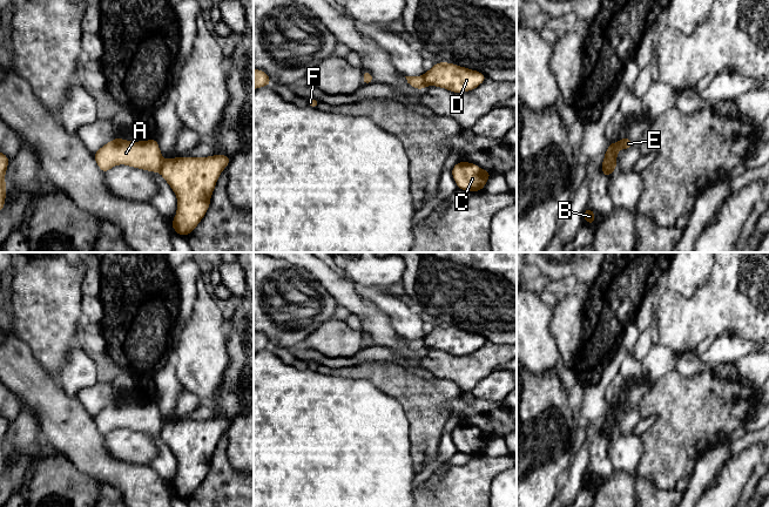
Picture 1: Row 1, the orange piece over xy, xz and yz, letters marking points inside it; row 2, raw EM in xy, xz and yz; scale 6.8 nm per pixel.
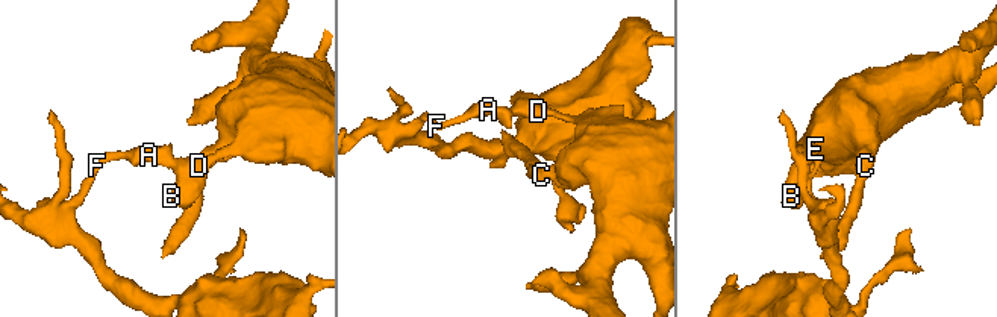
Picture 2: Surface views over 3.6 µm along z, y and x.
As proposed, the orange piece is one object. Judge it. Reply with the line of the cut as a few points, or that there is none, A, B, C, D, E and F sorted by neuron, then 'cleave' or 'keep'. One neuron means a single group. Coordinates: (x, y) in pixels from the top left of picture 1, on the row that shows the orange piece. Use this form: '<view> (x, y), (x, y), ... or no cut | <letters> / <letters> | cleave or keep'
xy (164, 161), (159, 170) | A E F / B C D | cleave

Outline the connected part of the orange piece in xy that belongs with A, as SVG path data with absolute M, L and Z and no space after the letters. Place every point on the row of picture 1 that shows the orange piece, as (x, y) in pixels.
M116 137L102 146L93 156L104 174L119 164L158 173L164 162L155 138L133 142Z

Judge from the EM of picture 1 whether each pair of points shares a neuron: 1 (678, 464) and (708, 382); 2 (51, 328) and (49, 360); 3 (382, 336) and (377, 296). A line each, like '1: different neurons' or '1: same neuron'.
1: same neuron
2: same neuron
3: different neurons

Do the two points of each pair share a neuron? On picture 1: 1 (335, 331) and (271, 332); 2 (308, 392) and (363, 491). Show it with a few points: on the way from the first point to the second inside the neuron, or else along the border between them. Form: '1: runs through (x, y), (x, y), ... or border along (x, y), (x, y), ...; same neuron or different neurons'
1: border along (332, 317), (324, 320), (296, 345); different neurons
2: runs through (308, 417), (308, 435), (338, 466); same neuron

